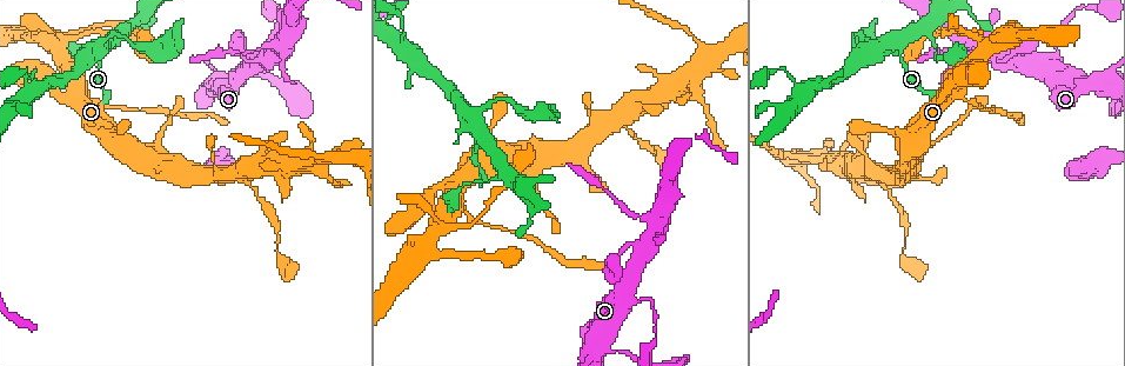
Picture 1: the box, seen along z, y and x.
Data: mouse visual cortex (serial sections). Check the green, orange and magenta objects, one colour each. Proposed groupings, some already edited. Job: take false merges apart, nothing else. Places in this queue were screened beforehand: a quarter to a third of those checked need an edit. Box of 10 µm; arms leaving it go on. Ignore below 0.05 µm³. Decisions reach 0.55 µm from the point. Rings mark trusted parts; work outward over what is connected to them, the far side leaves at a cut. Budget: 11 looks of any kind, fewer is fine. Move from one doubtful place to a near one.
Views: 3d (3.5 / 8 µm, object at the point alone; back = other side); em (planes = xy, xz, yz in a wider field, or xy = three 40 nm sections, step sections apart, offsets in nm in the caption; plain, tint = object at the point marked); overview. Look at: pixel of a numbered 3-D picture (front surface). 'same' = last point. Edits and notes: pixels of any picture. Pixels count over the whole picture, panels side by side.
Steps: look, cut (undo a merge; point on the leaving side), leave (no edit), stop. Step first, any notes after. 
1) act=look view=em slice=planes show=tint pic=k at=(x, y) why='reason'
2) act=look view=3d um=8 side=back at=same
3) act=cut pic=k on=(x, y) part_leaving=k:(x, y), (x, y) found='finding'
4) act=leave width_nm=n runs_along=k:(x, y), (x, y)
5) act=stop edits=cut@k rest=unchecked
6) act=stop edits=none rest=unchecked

act=look view=3d um=3.5 side=back pic=1 at=(93, 99) why='abrupt turn'

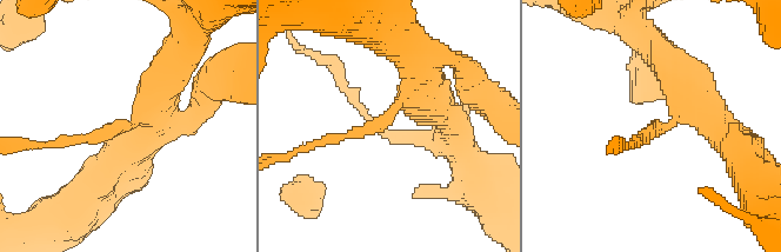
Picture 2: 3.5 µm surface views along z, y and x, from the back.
act=look view=em slice=xy step=1 show=tint pic=2 at=(665, 129) arm_widths_nm=150,450 why='need the tissue'

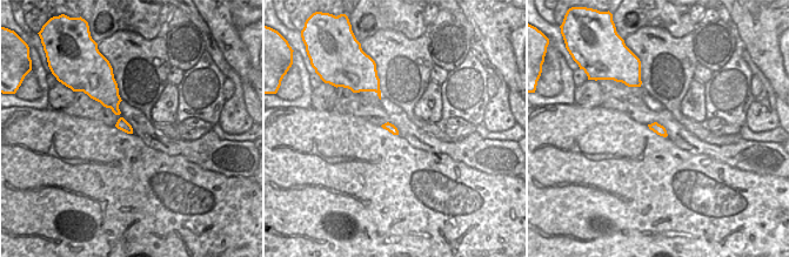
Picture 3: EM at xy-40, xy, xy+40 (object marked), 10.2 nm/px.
act=leave runs_along=2:(419, 65), (379, 125), (321, 140) found='all the same cell'

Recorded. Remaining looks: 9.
act=look view=3d um=8 pic=1 at=(237, 173) why='abrupt turn'

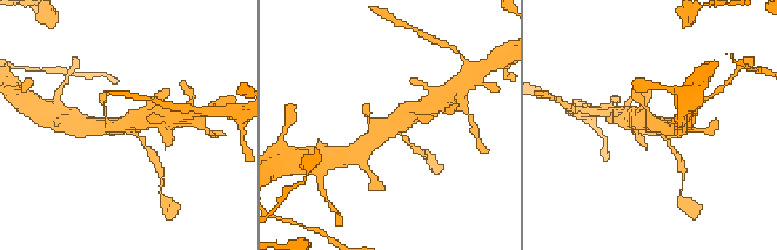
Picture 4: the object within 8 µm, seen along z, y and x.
act=look view=3d um=3.5 at=same why='closer look'

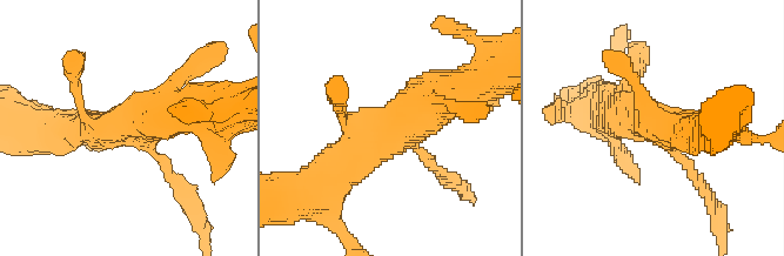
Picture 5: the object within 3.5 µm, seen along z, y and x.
act=look view=em slice=xy step=2 show=tint pic=5 at=(390, 132)

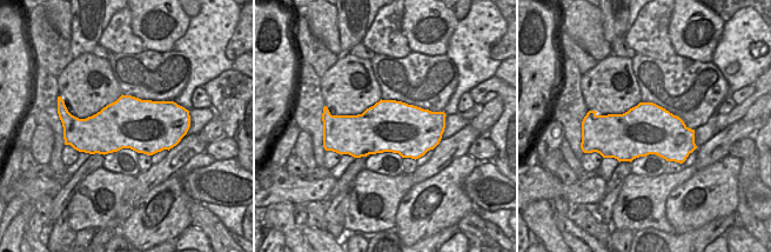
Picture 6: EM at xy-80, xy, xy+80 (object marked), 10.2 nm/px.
act=leave runs_along=5:(320, 181), (353, 154), (454, 91) found='continuous, no second cell'

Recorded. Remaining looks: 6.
act=look view=3d um=3.5 side=back pic=1 at=(788, 154) why='a narrow waist'

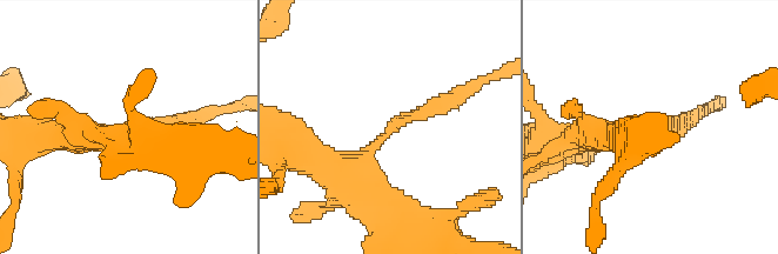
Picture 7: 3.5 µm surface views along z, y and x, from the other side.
act=look view=em slice=xy step=5 show=tint pic=7 at=(389, 129) arm_widths_nm=200,300

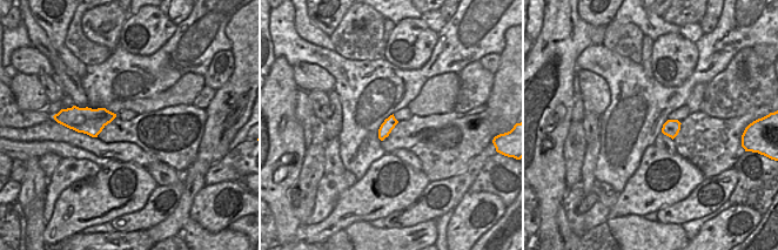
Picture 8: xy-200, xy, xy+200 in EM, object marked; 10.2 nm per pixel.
act=cut pic=7 on=(427, 112) part_leaving=7:(391, 131), (489, 77) found='two cells meet here'

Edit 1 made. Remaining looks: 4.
act=look view=overview why='redraw'

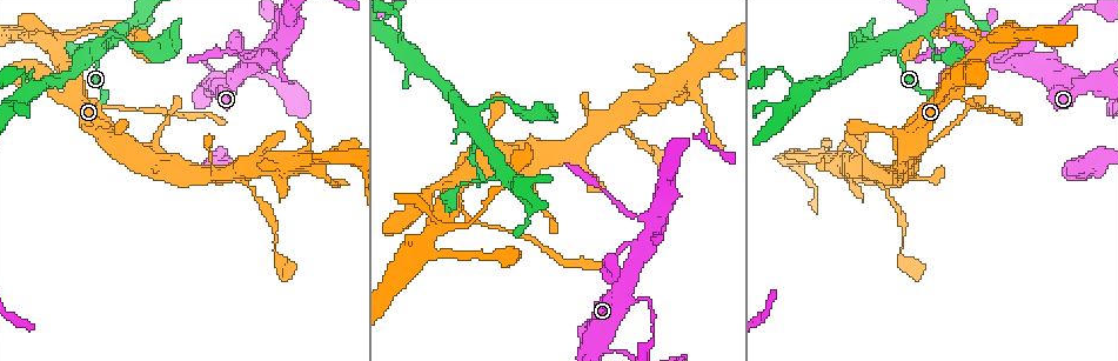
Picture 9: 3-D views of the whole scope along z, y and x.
act=look view=3d um=3.5 pic=9 at=(246, 67) why='branch point'

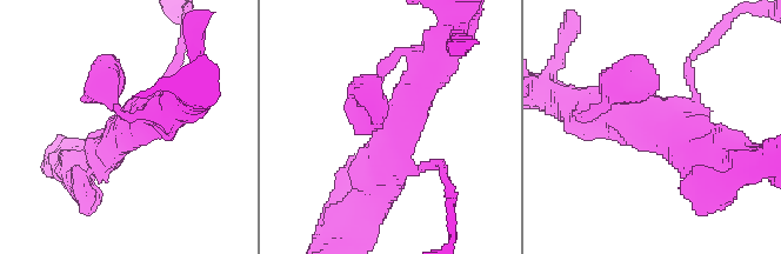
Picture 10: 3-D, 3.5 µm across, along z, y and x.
act=look view=em slice=planes show=tint pic=10 at=(389, 152)

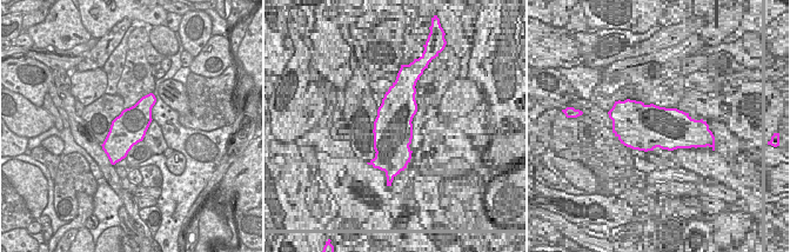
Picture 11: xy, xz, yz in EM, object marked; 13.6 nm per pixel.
act=leave runs_along=10:(360, 211), (419, 85) found='one cell here'

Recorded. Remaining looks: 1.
act=stop edits=cut@7 rest=unchecked

